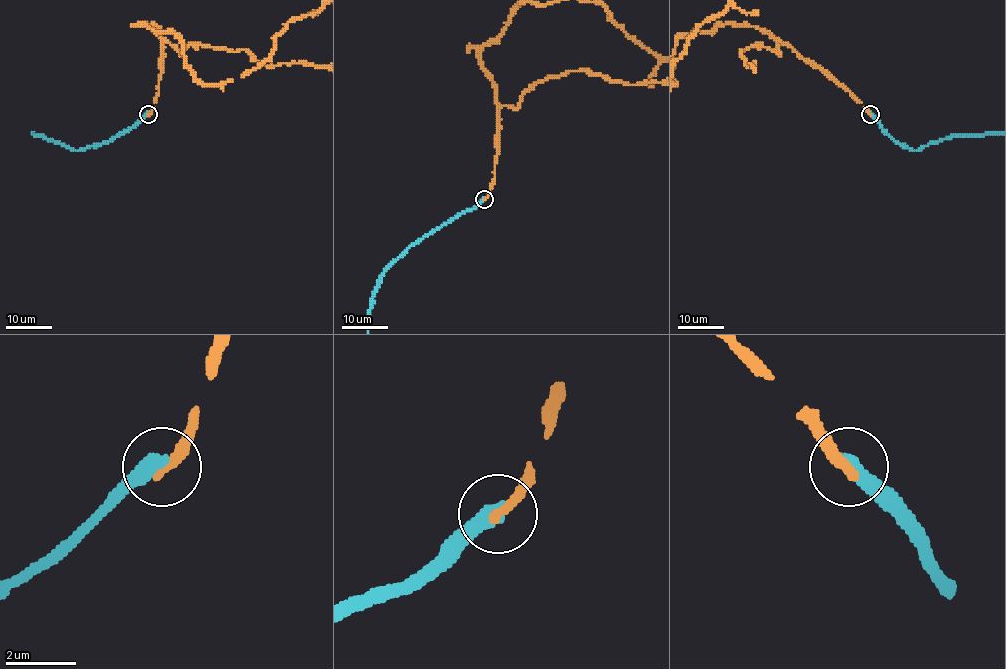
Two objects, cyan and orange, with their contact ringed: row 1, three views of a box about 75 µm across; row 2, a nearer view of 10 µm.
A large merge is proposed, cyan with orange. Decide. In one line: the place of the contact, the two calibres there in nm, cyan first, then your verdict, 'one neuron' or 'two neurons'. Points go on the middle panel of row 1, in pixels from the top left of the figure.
(484, 199) | 460/320 nm | two neurons

